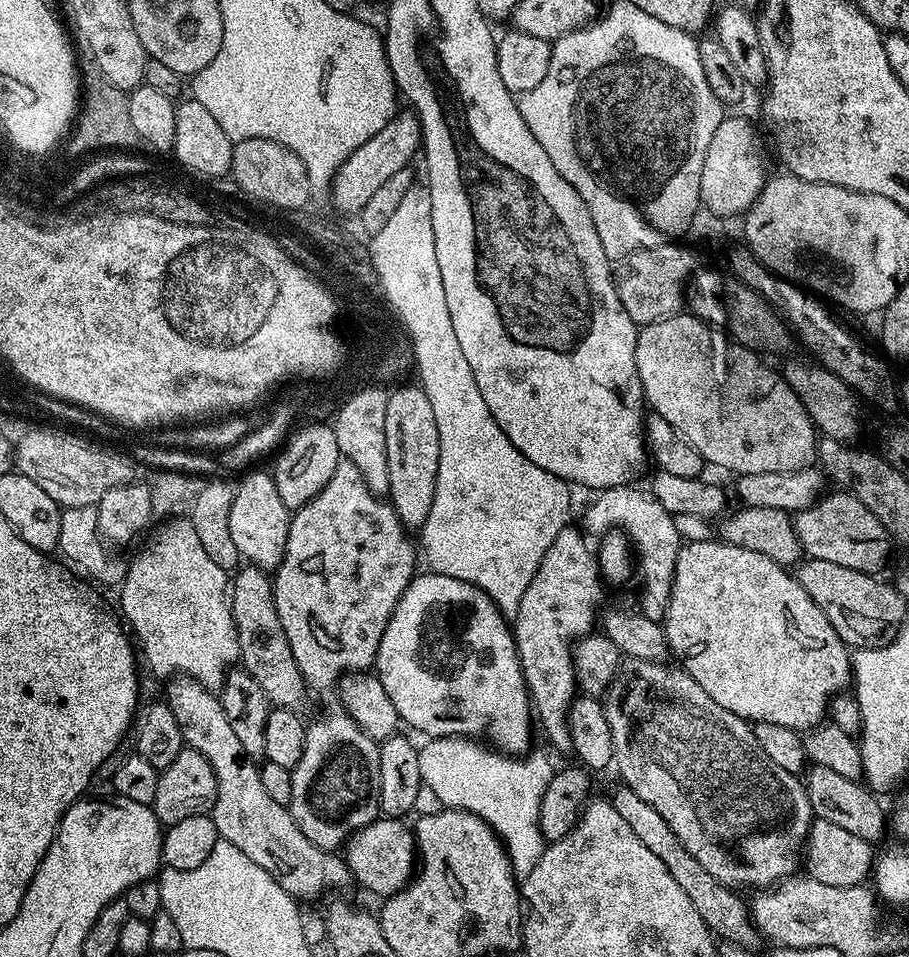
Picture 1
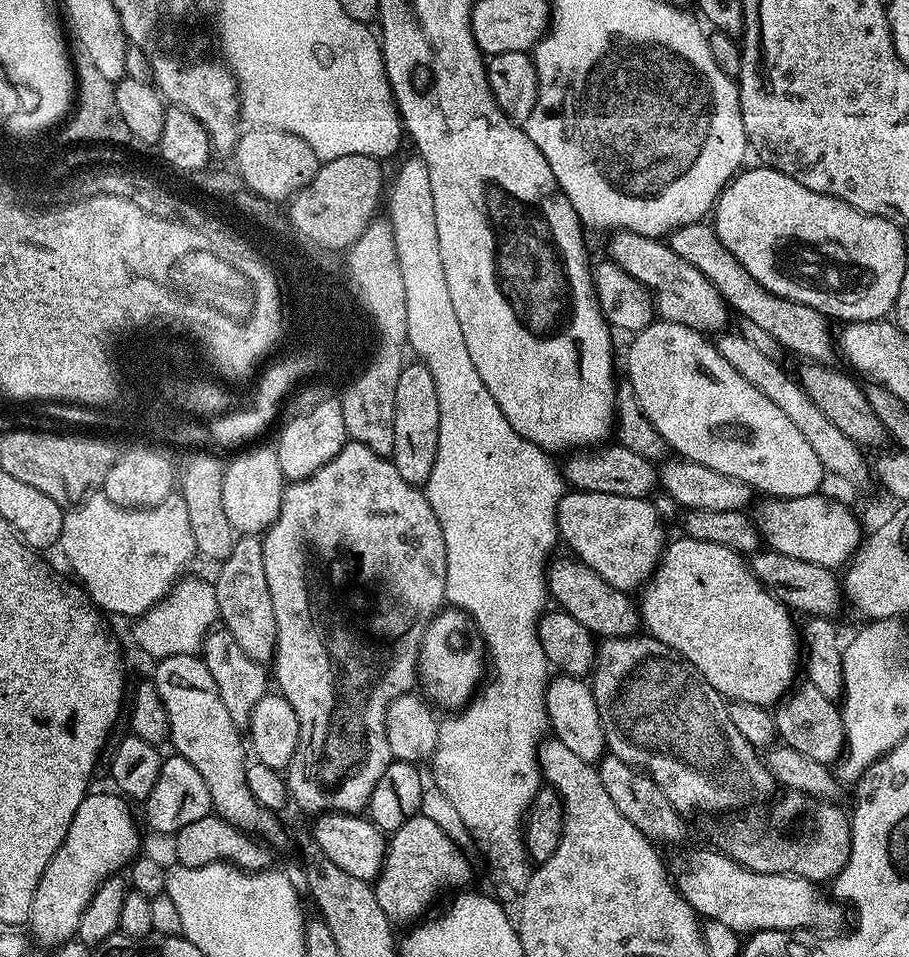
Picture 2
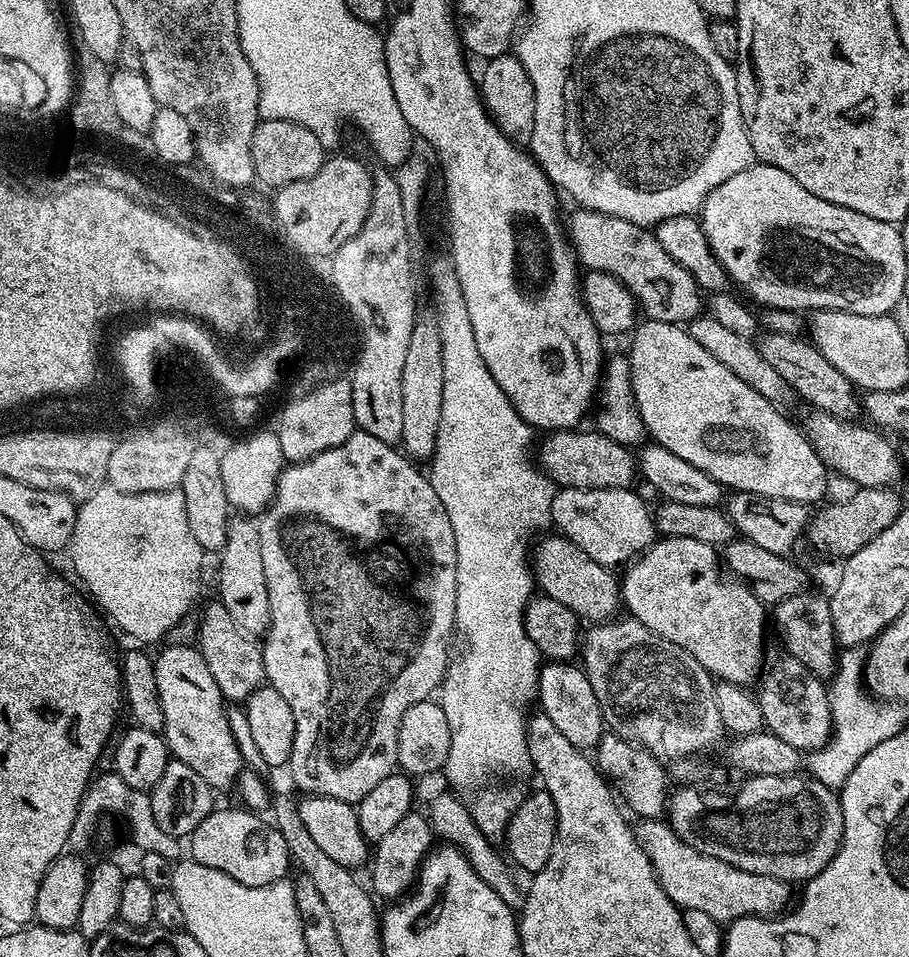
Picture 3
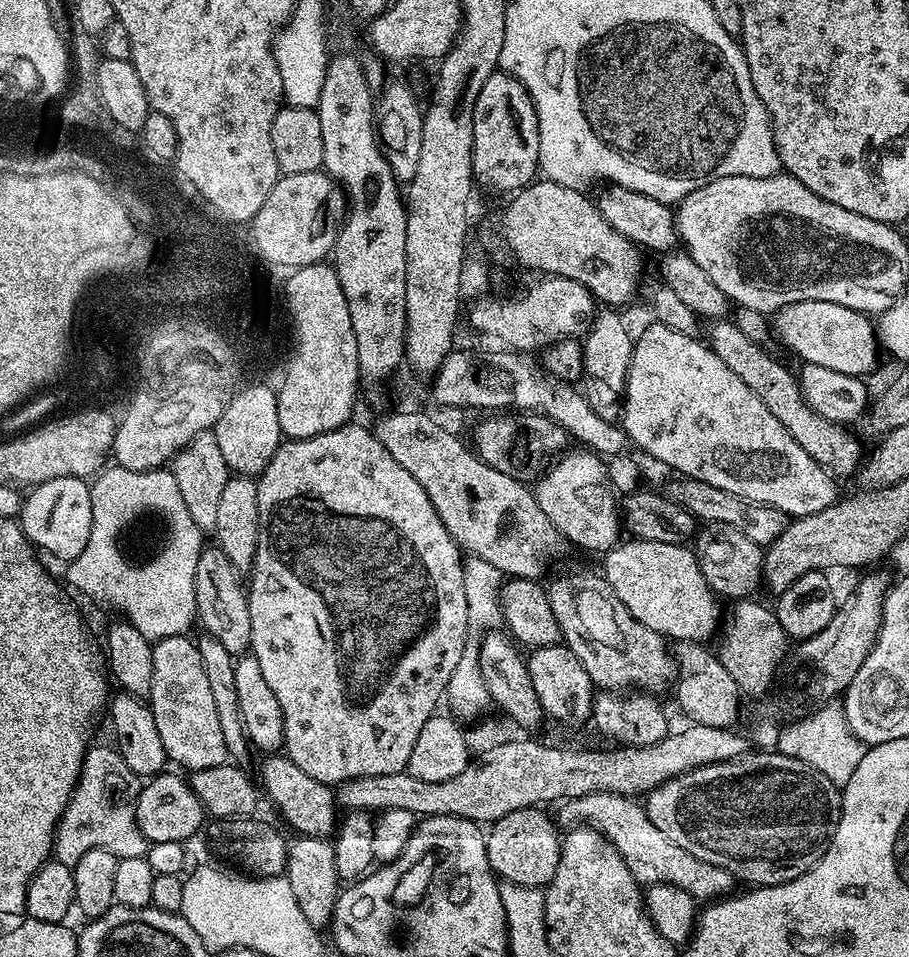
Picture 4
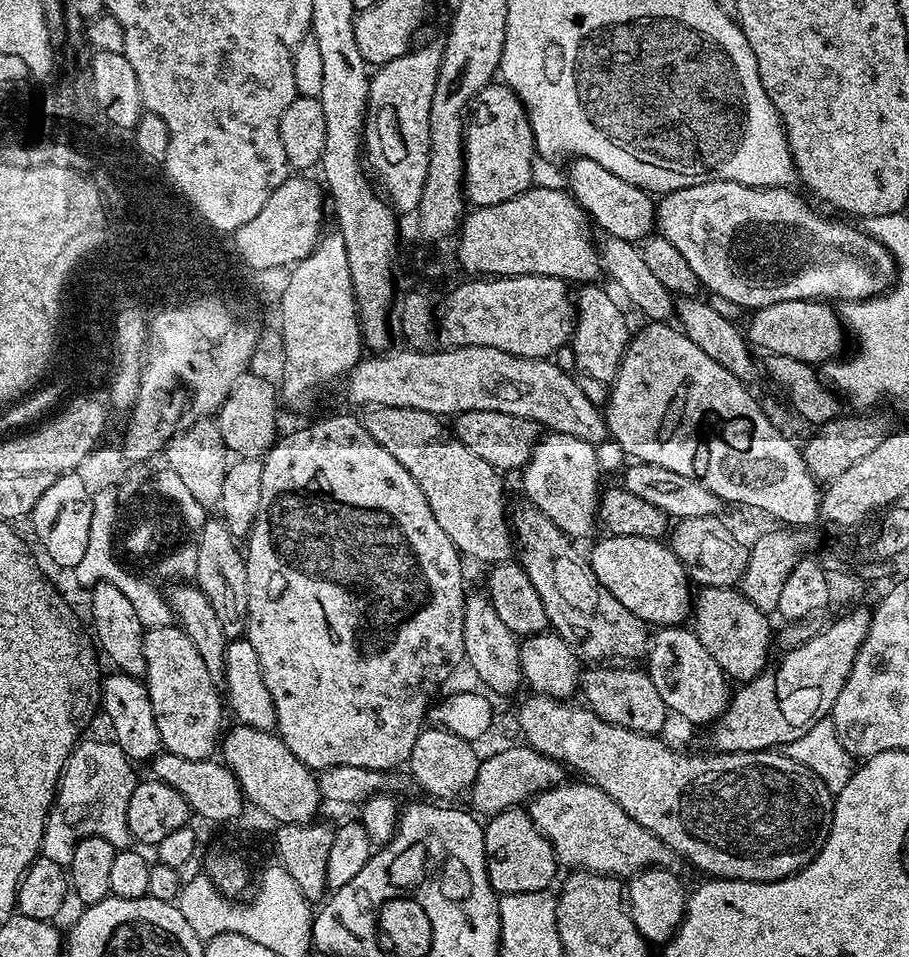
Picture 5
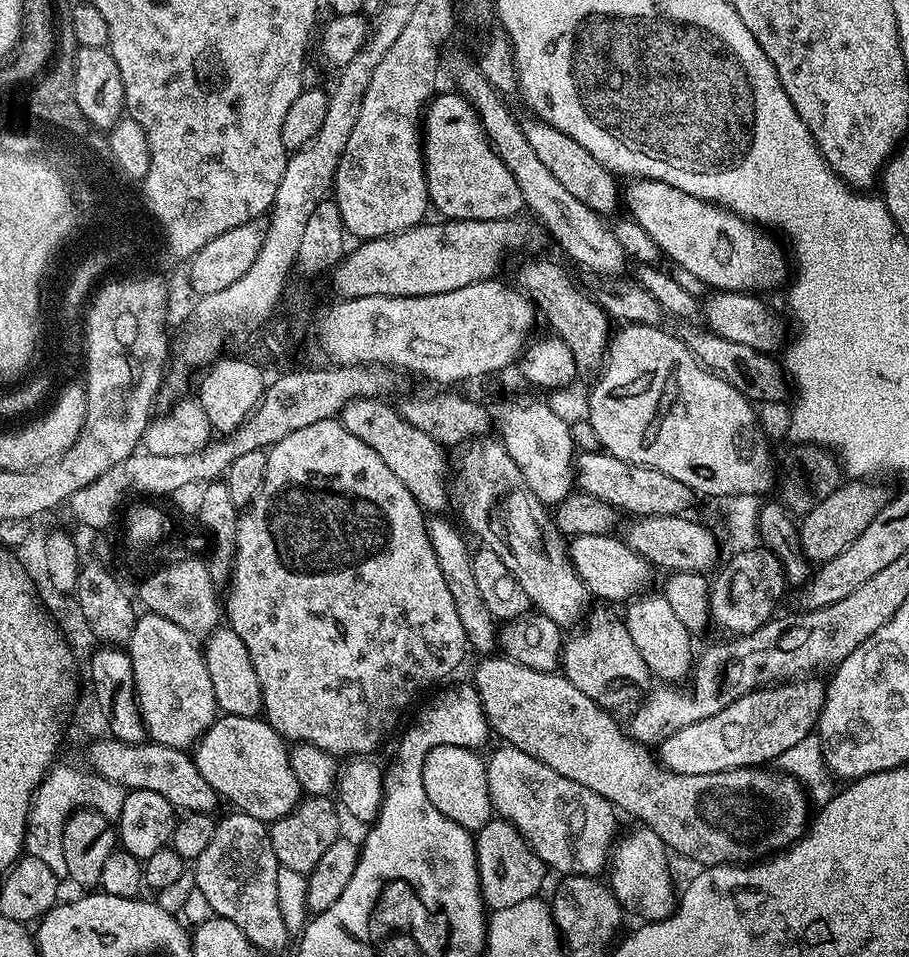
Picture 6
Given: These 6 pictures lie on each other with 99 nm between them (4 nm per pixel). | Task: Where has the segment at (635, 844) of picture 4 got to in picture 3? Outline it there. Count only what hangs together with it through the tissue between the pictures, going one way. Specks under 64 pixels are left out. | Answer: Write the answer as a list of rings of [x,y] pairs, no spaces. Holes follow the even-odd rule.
[[[640,818],[635,821],[634,835],[646,858],[656,881],[677,908],[702,910],[710,918],[731,922],[743,916],[771,916],[785,911],[789,885],[778,878],[762,874],[750,874],[738,870],[726,862],[710,858],[694,846],[686,846],[676,837],[672,825],[660,818]]]

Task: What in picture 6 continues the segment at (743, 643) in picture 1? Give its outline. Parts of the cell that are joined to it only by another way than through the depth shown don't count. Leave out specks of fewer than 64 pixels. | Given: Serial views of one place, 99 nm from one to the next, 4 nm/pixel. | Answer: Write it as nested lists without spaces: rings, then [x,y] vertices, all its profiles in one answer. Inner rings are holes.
[[[586,534],[577,536],[570,544],[570,557],[577,575],[597,601],[624,600],[631,601],[641,595],[652,580],[653,565],[644,560],[619,535]]]

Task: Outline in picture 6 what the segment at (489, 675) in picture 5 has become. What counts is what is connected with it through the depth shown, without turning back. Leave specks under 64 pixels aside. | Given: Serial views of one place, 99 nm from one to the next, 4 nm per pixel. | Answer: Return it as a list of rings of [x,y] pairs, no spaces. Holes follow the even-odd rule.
[[[434,516],[428,520],[428,537],[434,546],[434,556],[438,558],[438,566],[442,570],[442,578],[446,578],[446,586],[454,597],[454,607],[458,610],[458,618],[462,618],[462,630],[468,639],[468,648],[479,654],[492,654],[498,648],[498,621],[486,610],[486,602],[482,602],[482,594],[474,579],[472,565],[473,549],[463,540],[459,530],[444,516]]]

